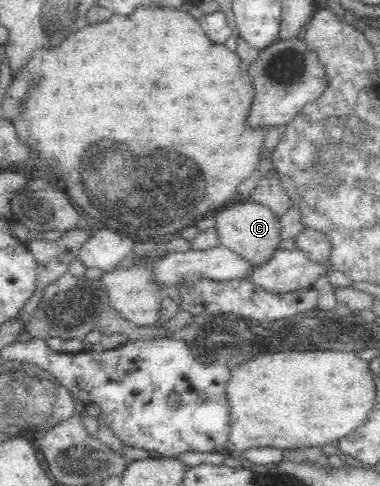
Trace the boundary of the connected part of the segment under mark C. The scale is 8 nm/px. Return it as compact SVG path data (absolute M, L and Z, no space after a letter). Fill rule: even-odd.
M236 199L220 209L215 216L220 244L238 252L252 264L262 266L268 263L272 255L281 248L283 239L280 216L266 204Z

